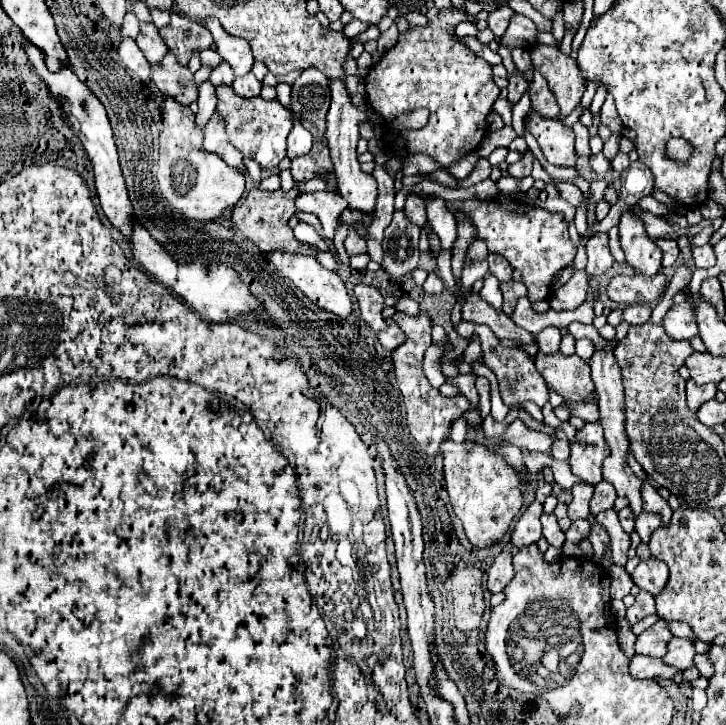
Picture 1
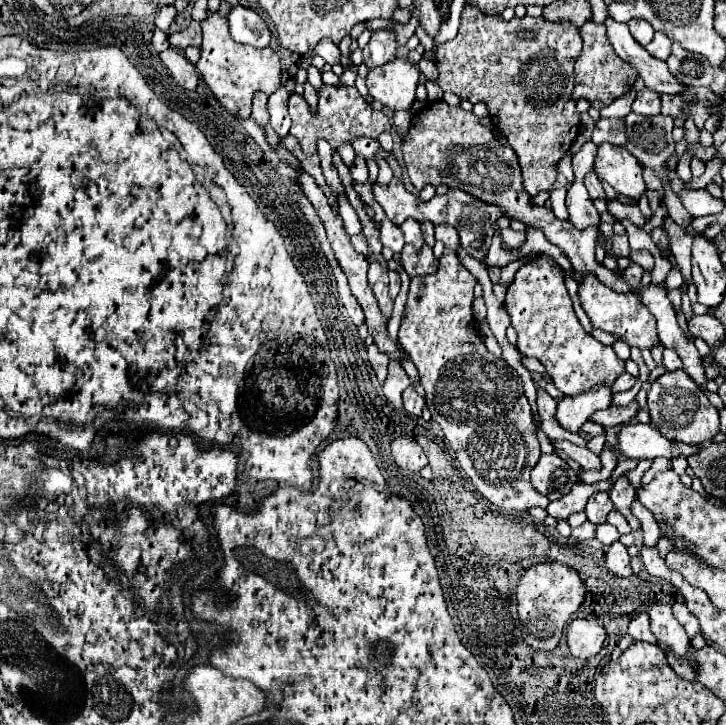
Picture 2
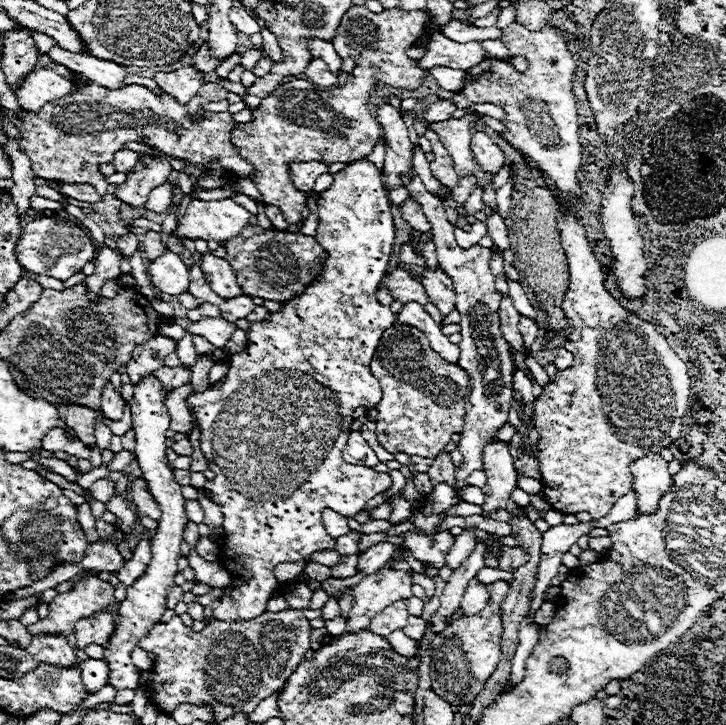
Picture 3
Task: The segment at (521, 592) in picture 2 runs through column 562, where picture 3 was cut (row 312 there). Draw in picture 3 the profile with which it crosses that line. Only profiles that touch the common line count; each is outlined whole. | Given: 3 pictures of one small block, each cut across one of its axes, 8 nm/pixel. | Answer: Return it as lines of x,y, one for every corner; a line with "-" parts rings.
562,212
558,228
570,268
570,288
562,304
570,326
564,348
574,354
574,364
568,370
556,372
556,378
534,400
534,426
540,432
538,460
546,502
562,514
588,512
598,520
610,512
620,496
632,490
630,462
648,452
660,454
662,448
678,440
690,400
690,376
686,374
686,364
654,330
654,324
636,318
606,292
604,272
584,236
584,226
574,216

